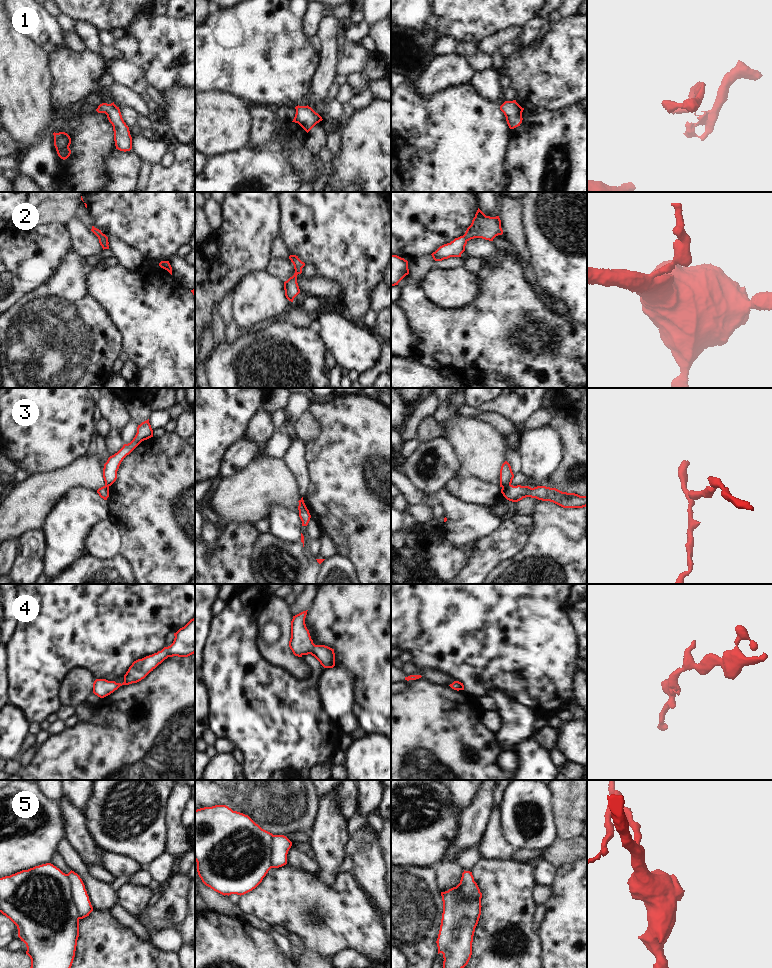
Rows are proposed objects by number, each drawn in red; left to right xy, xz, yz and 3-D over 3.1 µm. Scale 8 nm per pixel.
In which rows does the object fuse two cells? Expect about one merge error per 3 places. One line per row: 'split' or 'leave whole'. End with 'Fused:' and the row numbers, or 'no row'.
1: leave whole
2: leave whole
3: split
4: leave whole
5: split
Fused: 3, 5

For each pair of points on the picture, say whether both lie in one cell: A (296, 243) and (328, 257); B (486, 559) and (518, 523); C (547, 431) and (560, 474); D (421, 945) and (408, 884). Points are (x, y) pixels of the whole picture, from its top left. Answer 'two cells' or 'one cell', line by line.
A: one cell
B: one cell
C: two cells
D: one cell

